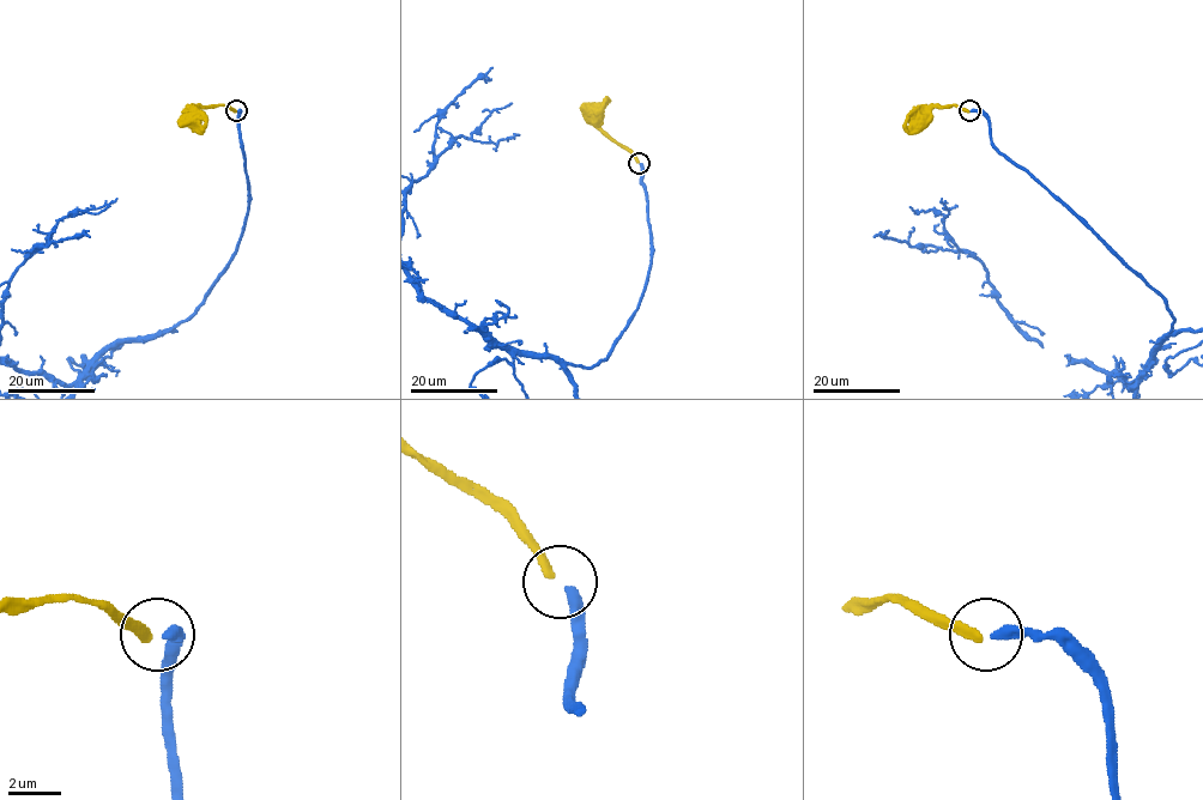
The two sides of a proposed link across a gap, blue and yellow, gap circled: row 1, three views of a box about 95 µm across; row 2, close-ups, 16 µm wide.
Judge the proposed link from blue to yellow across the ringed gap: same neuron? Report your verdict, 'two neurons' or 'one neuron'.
two neurons

